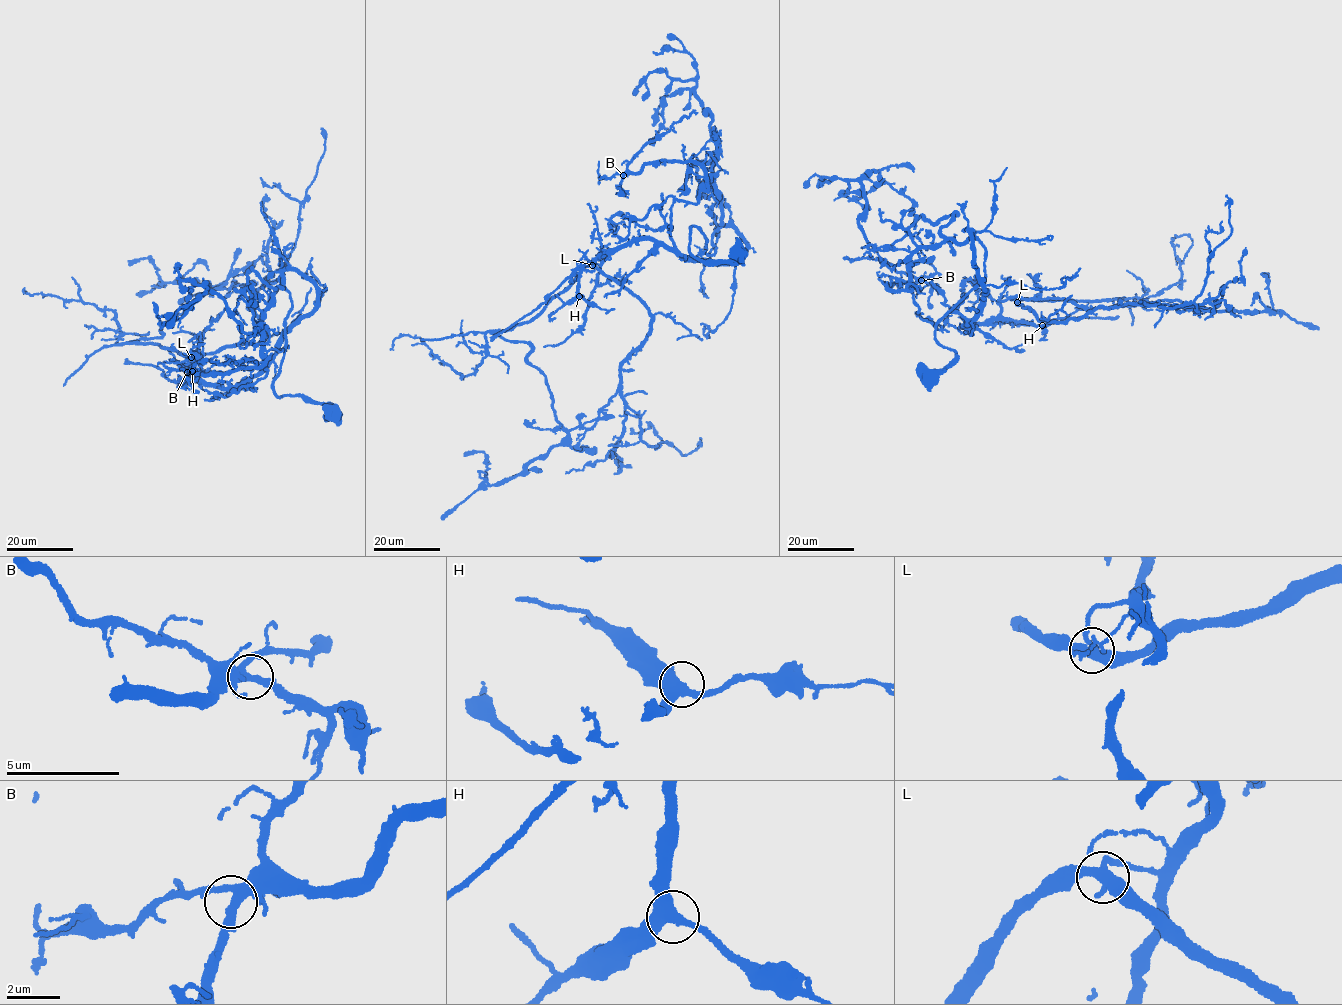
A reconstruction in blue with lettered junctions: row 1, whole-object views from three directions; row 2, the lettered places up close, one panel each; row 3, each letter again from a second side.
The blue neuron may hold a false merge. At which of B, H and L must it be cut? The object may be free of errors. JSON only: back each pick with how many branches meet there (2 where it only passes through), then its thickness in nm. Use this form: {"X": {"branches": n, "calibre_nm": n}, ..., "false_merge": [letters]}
{"L": {"branches": 3, "calibre_nm": 380}, "false_merge": ["L"]}

